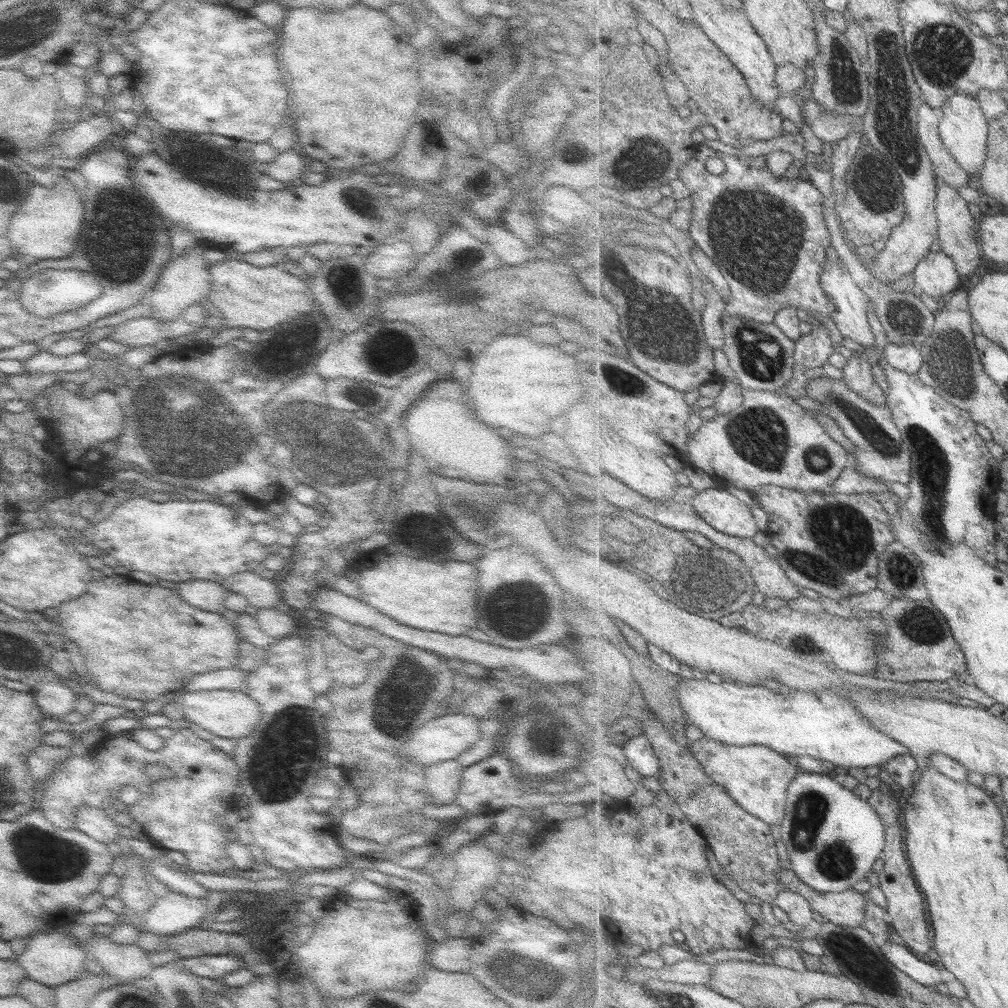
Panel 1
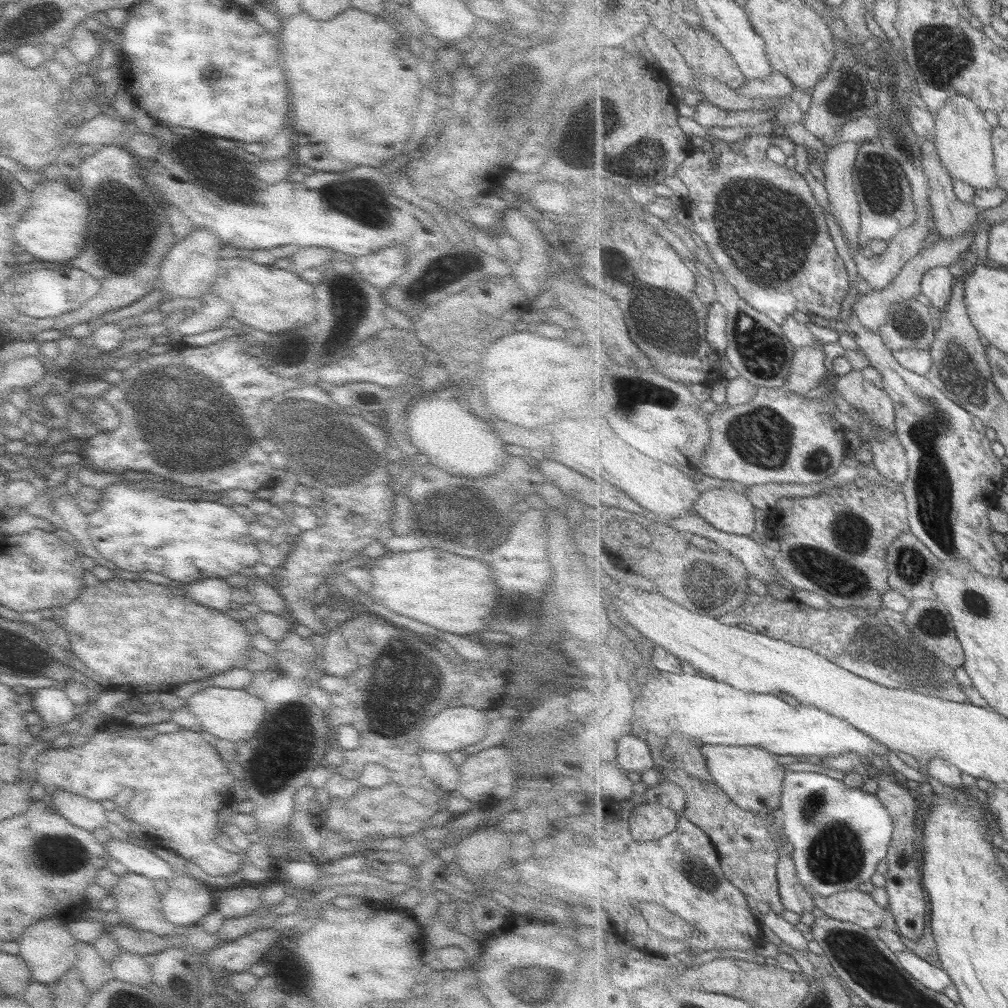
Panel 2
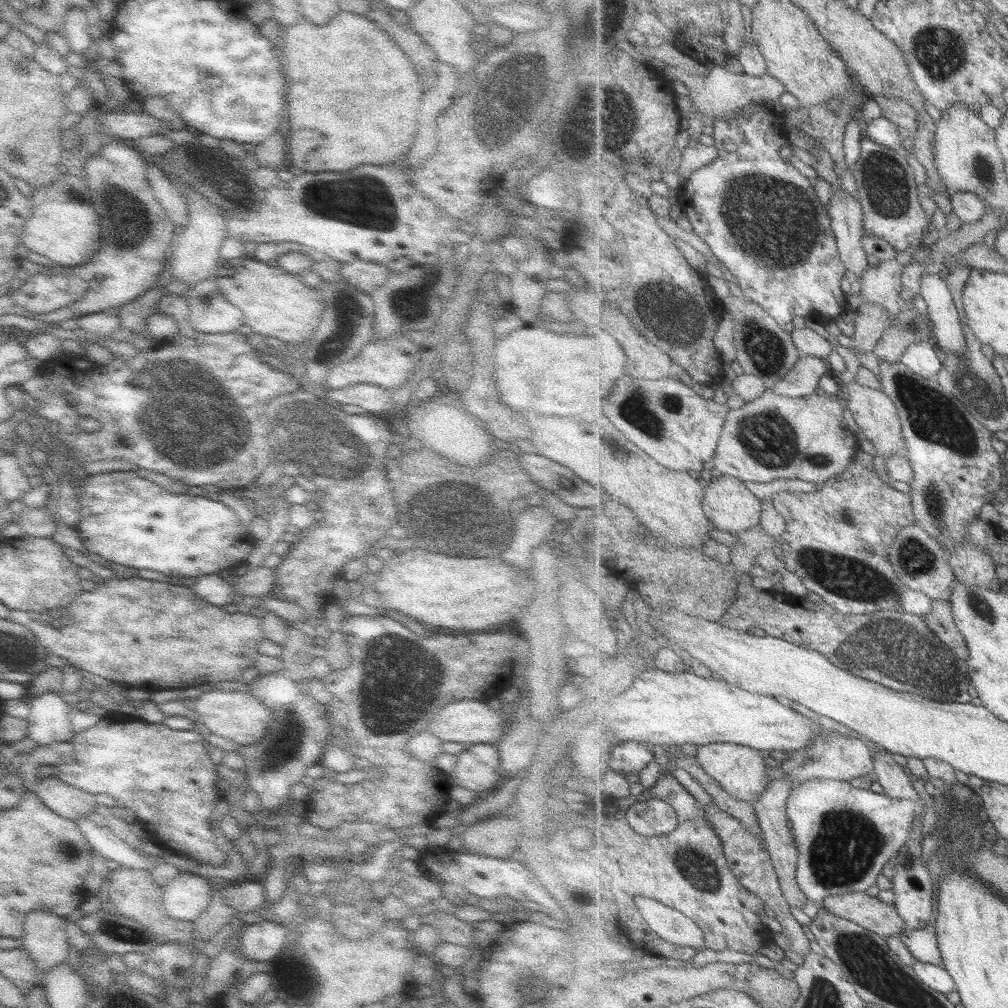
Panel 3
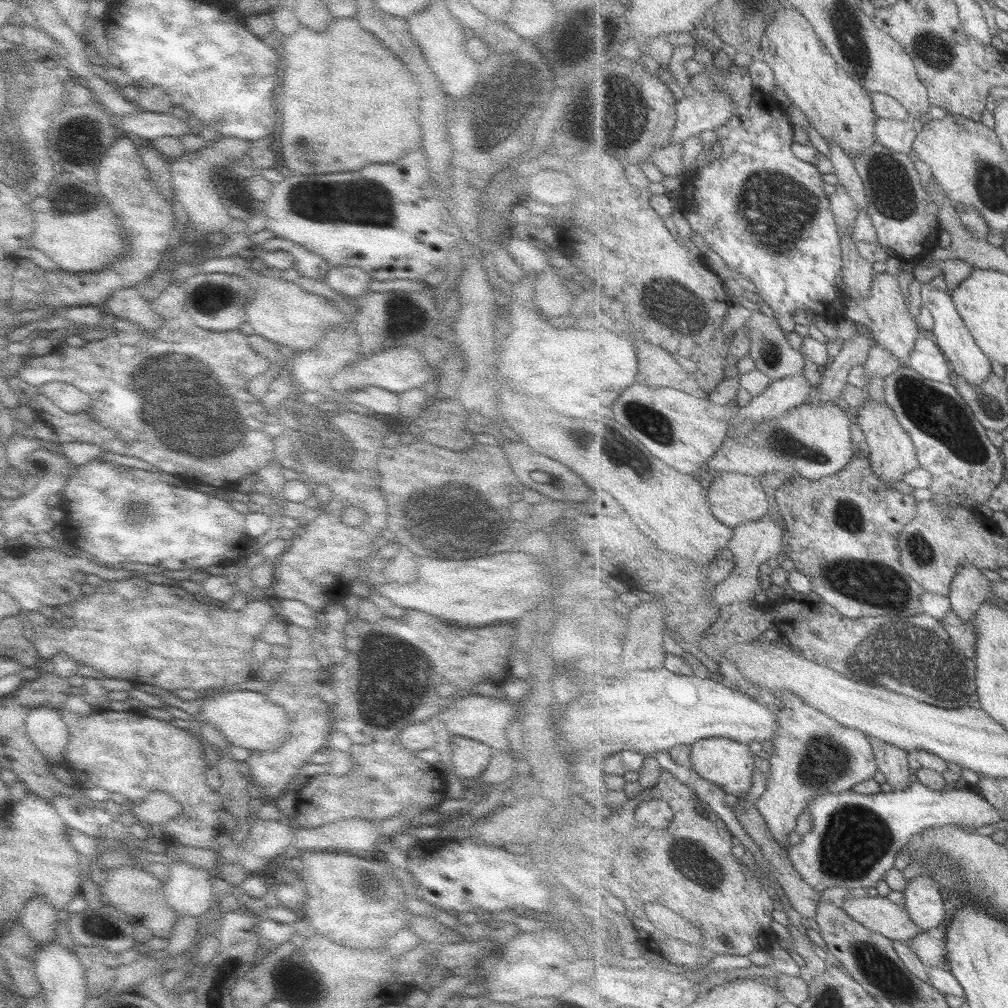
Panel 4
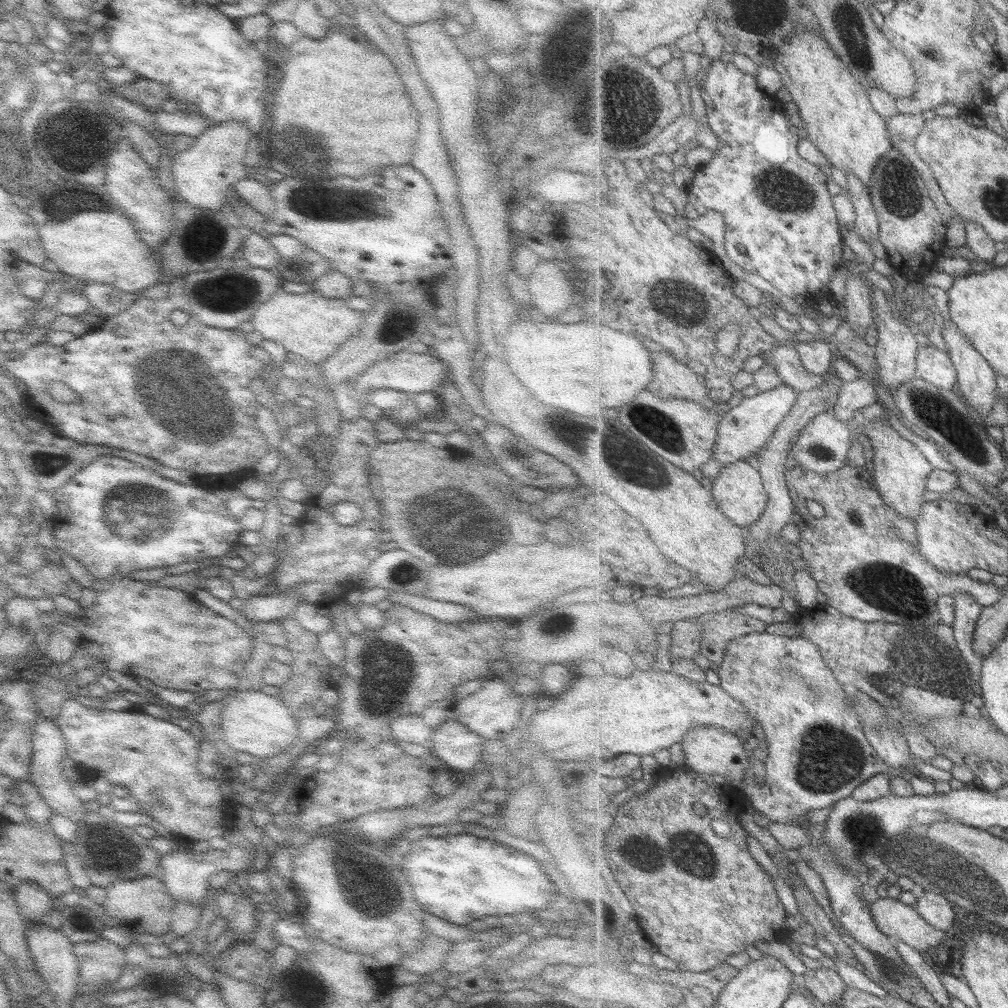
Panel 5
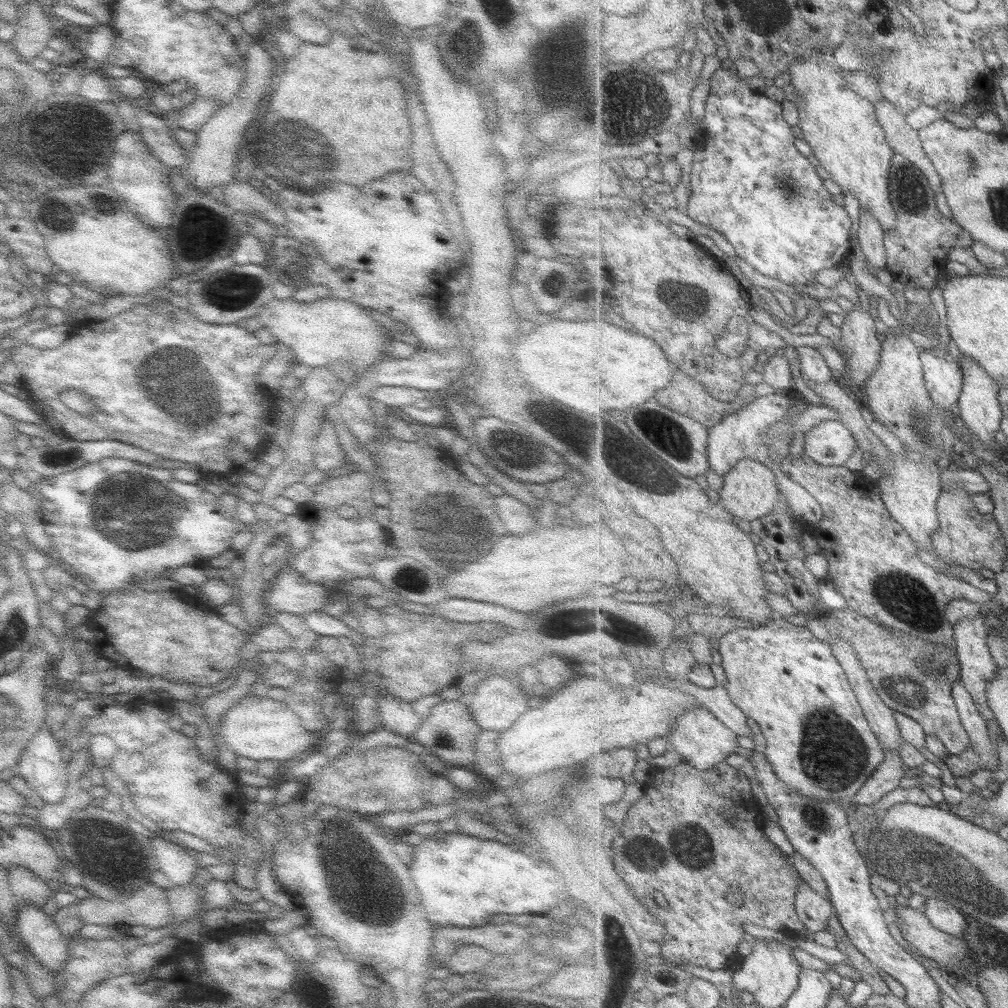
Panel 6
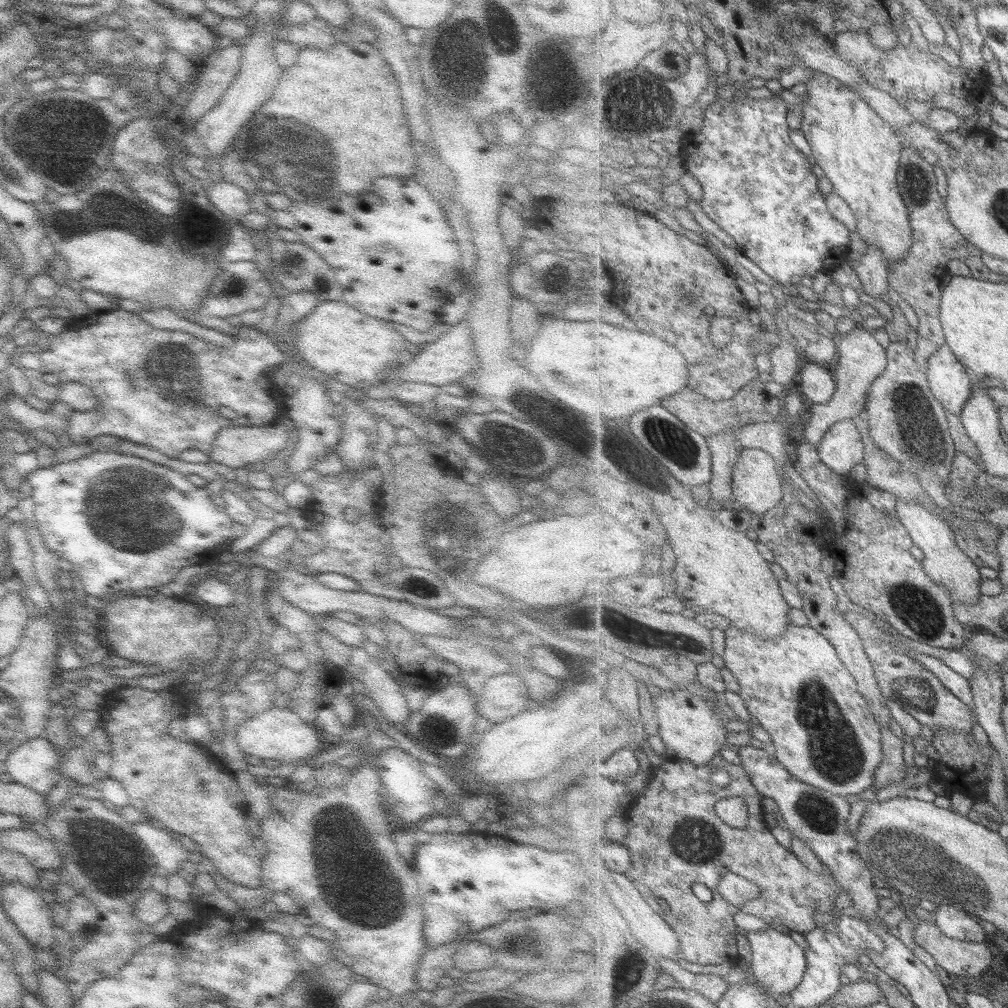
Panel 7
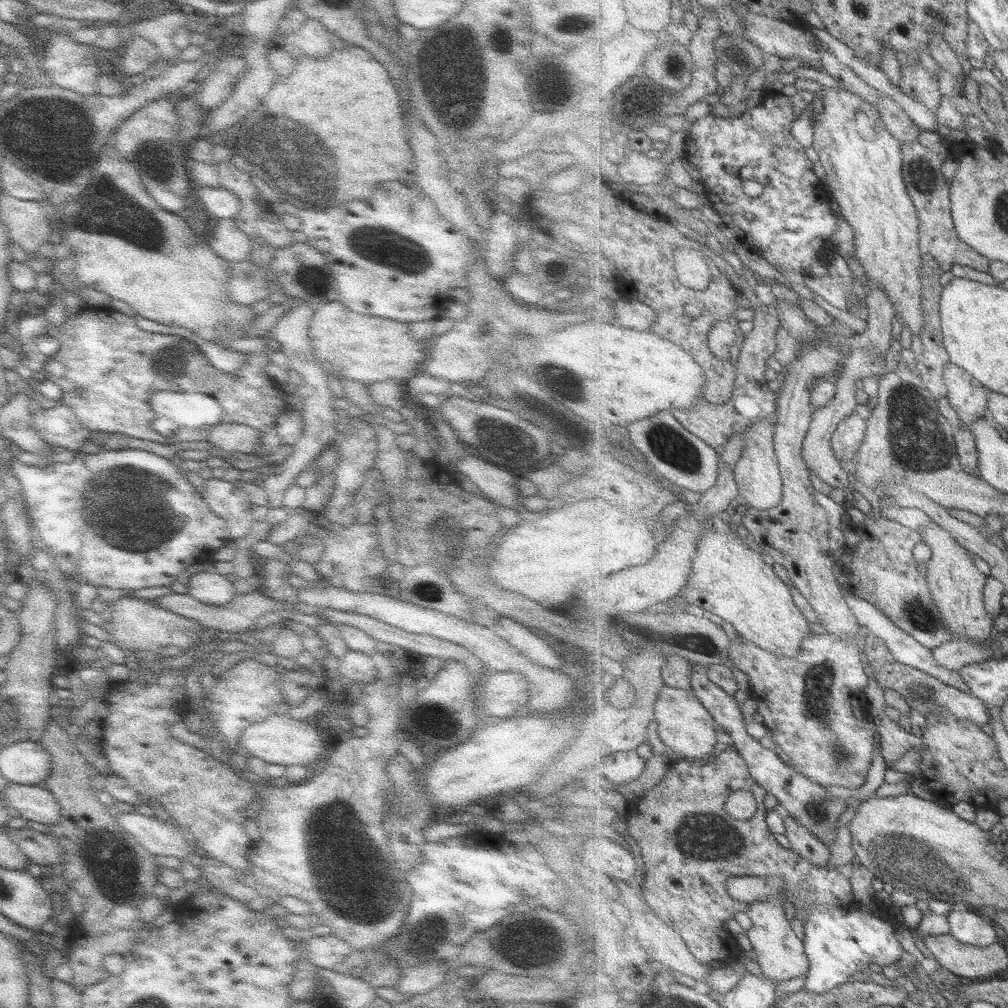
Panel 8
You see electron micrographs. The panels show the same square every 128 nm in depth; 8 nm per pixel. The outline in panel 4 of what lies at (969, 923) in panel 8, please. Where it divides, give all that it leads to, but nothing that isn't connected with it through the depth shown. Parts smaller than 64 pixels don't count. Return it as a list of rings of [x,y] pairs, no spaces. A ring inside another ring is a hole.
[[[922,874],[908,882],[902,893],[902,903],[907,907],[915,924],[924,931],[937,928],[944,923],[947,910],[943,906],[943,896],[937,880]]]

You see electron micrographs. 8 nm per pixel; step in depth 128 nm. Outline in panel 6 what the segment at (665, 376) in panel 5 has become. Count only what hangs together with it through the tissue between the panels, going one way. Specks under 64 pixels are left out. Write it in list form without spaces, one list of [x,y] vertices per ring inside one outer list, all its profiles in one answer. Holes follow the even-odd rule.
[[[675,372],[675,380],[669,388],[655,396],[659,404],[667,404],[667,408],[682,413],[683,416],[694,417],[707,428],[713,428],[726,416],[735,414],[747,404],[751,404],[758,395],[753,385],[745,384],[741,394],[731,402],[723,402],[713,398],[705,386],[693,380],[684,372]]]

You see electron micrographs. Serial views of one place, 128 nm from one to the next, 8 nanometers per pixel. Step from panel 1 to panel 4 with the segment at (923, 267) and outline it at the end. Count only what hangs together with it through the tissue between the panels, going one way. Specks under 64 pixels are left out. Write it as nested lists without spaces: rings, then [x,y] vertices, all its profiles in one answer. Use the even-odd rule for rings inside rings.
[[[929,282],[921,287],[922,304],[930,311],[934,320],[931,331],[937,339],[939,349],[942,350],[950,362],[953,375],[970,381],[970,384],[981,386],[991,376],[993,366],[991,366],[990,358],[983,353],[983,350],[976,344],[974,337],[970,334],[966,321],[962,319],[957,304],[954,303],[954,297],[950,295],[950,292],[945,293],[931,288]]]

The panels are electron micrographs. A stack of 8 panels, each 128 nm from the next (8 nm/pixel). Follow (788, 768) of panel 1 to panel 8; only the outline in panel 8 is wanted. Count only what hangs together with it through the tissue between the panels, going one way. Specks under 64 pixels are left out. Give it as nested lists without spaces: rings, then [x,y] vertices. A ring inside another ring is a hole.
[[[664,685],[654,704],[657,733],[668,750],[683,759],[706,760],[713,755],[717,744],[717,727],[710,710],[698,700],[693,691]]]

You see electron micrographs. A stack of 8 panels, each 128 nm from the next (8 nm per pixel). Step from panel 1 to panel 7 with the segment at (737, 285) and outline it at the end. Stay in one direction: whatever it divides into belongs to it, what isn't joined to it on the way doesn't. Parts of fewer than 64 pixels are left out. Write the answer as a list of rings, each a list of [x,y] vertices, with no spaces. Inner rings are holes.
[[[779,95],[769,98],[754,99],[745,97],[736,104],[732,101],[715,100],[704,110],[704,125],[700,131],[688,133],[683,136],[680,142],[681,155],[684,162],[685,170],[691,174],[702,188],[703,195],[698,206],[721,230],[725,231],[732,239],[739,250],[747,256],[755,265],[757,265],[765,274],[771,277],[775,282],[780,282],[783,285],[800,286],[803,276],[814,277],[817,272],[821,273],[823,268],[838,268],[843,264],[847,264],[847,253],[849,252],[849,230],[845,224],[841,224],[837,218],[833,218],[833,214],[829,212],[827,204],[825,204],[825,196],[819,192],[817,186],[817,176],[811,170],[811,162],[807,160],[803,152],[800,152],[789,139],[789,124],[787,124],[787,112],[790,106]]]

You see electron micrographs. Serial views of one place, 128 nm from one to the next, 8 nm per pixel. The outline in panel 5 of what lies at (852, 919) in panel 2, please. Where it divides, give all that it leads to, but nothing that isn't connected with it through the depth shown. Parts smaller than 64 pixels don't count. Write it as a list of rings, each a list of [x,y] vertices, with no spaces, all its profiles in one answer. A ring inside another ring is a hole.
[[[879,898],[870,904],[870,909],[879,930],[895,942],[903,941],[915,950],[928,951],[947,940],[945,931],[929,924],[917,909],[913,910],[899,899]]]

